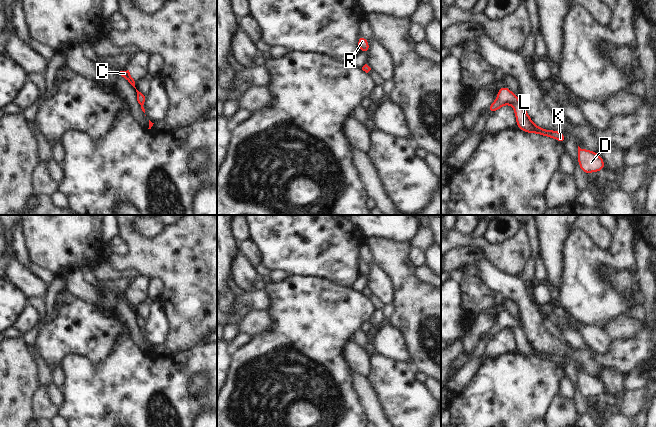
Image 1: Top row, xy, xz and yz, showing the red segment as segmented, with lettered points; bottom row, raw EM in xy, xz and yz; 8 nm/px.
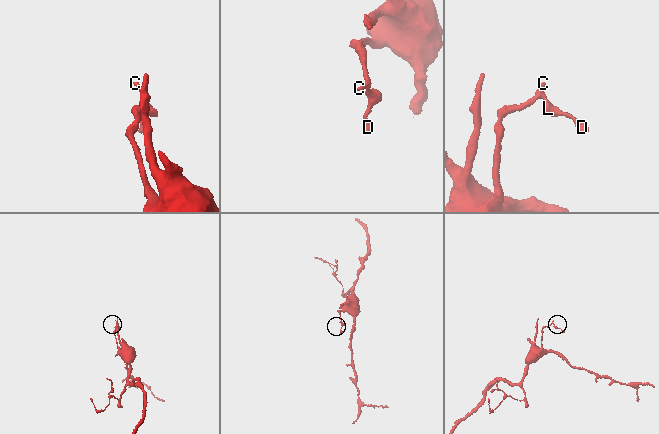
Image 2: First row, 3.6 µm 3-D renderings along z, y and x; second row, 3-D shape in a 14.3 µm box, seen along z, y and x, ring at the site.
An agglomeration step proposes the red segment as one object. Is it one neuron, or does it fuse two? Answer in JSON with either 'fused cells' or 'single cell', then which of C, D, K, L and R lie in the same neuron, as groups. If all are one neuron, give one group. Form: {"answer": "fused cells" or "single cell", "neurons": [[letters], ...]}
{"answer": "single cell", "neurons": [["C", "D", "K", "L", "R"]]}

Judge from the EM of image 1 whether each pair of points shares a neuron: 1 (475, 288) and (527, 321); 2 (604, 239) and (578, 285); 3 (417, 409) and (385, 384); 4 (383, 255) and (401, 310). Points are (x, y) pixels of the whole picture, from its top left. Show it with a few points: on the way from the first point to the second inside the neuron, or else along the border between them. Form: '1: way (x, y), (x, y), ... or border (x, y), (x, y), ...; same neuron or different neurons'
1: border (479, 276), (495, 293); different neurons
2: border (582, 231), (599, 247), (606, 249), (610, 246); different neurons
3: way (409, 404), (393, 388); same neuron
4: way (397, 269), (401, 273), (401, 296); same neuron

